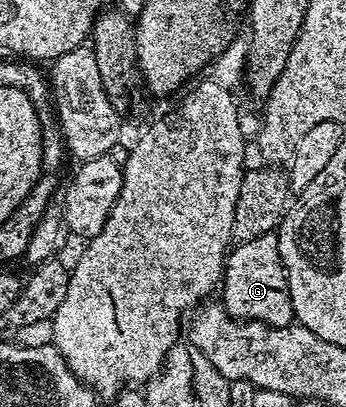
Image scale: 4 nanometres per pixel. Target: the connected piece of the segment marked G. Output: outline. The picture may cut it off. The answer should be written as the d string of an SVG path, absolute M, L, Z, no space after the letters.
M276 233L255 240L236 243L225 259L225 273L219 287L220 301L232 318L246 322L262 322L268 326L294 325L289 281L279 256Z

